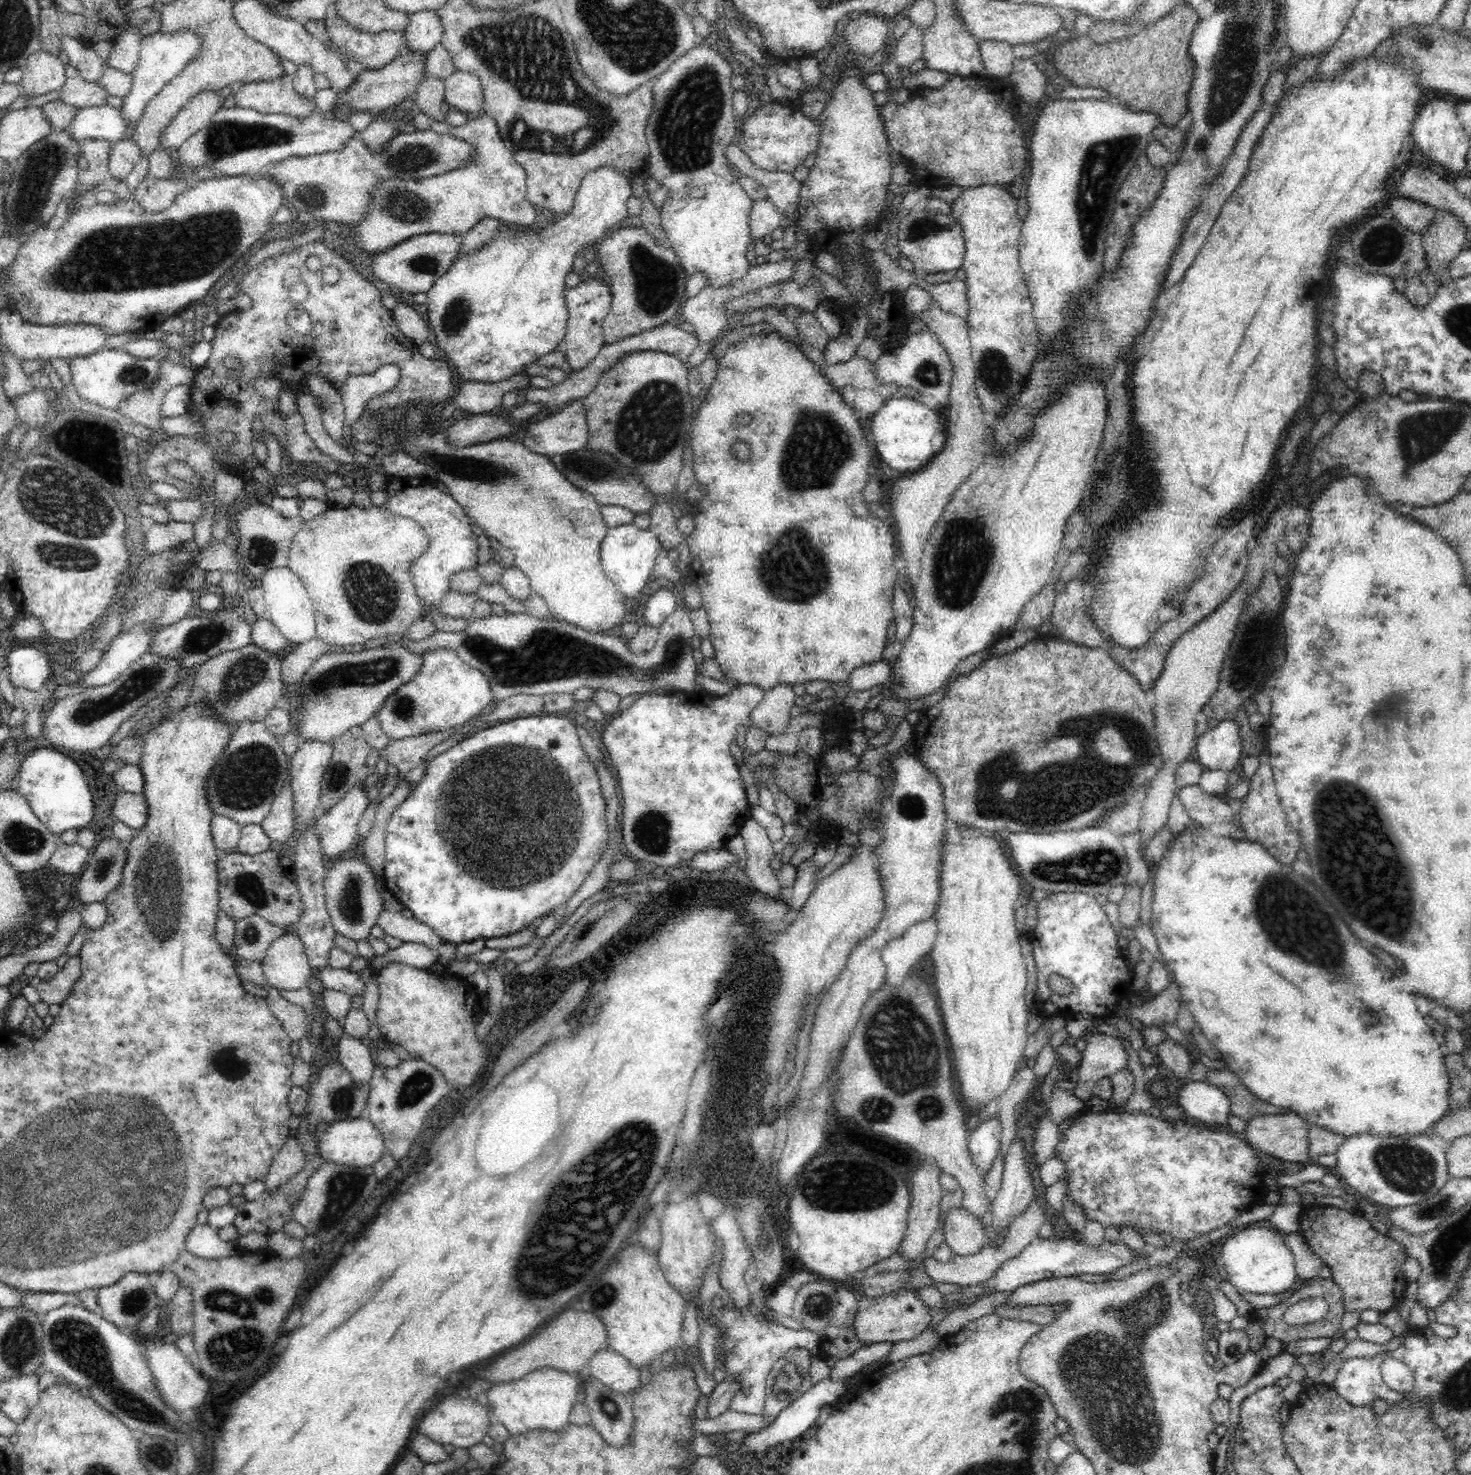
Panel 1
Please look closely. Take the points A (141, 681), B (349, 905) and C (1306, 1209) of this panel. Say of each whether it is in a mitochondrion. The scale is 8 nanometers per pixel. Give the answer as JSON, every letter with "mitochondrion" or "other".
{"A":"mitochondrion","B":"mitochondrion","C":"other"}

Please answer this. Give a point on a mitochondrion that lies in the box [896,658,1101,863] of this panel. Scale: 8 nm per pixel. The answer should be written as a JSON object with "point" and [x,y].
{"point":[911,806]}

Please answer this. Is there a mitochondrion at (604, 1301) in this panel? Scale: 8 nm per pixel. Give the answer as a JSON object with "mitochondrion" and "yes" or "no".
{"mitochondrion":"yes"}

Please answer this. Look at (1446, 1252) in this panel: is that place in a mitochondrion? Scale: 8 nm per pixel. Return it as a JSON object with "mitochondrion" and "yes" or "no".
{"mitochondrion":"yes"}

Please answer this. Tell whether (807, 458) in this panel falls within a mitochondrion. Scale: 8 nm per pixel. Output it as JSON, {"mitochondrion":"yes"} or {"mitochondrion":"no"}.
{"mitochondrion":"yes"}

